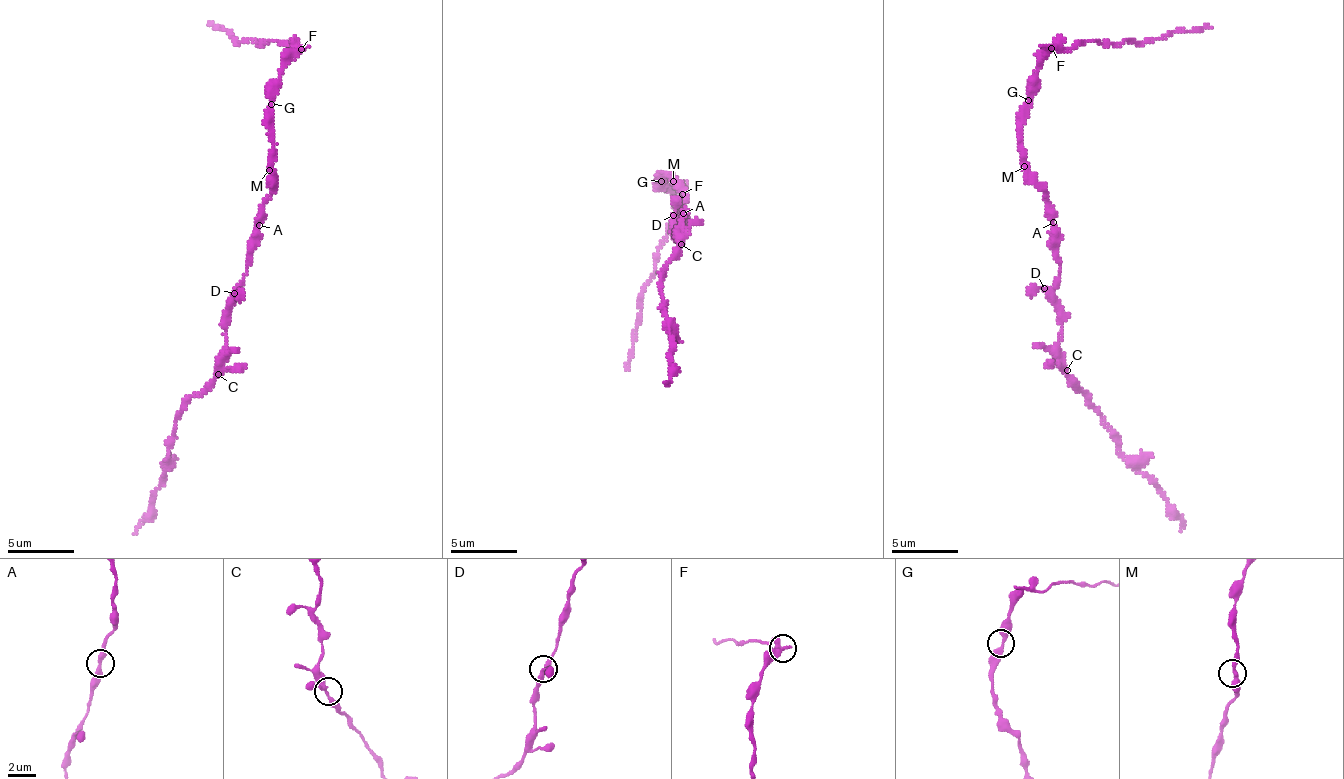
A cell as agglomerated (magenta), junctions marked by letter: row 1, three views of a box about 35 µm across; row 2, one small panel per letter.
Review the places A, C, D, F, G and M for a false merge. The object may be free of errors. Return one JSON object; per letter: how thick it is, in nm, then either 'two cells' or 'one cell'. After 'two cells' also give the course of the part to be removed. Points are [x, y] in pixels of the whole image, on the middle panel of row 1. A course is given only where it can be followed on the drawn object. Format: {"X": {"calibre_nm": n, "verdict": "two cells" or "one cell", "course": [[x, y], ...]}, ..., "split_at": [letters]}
{"A": {"calibre_nm": 380, "verdict": "one cell"}, "C": {"calibre_nm": 280, "verdict": "one cell"}, "D": {"calibre_nm": 240, "verdict": "one cell"}, "F": {"calibre_nm": 320, "verdict": "two cells", "course": [[681, 194], [667, 241], [658, 251], [651, 281], [642, 294], [626, 370]]}, "G": {"calibre_nm": 380, "verdict": "one cell"}, "M": {"calibre_nm": 320, "verdict": "one cell"}, "split_at": ["F"]}

